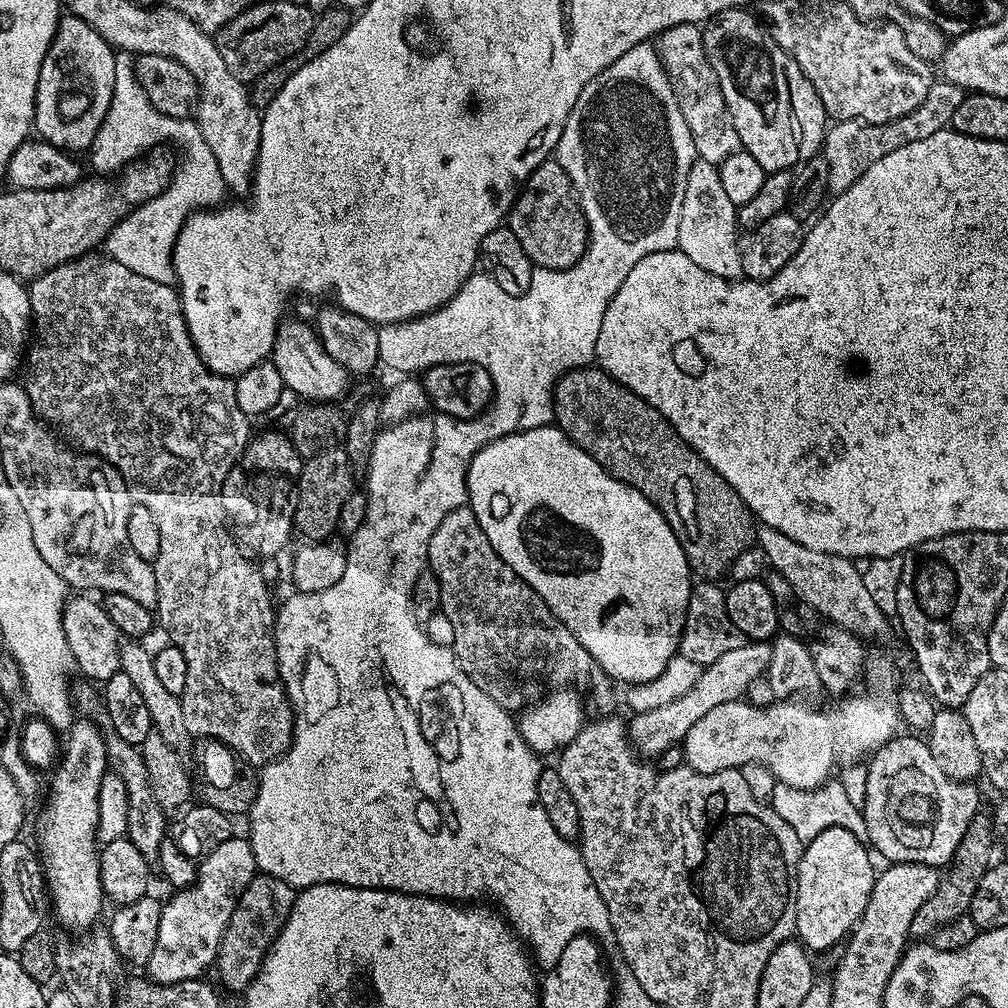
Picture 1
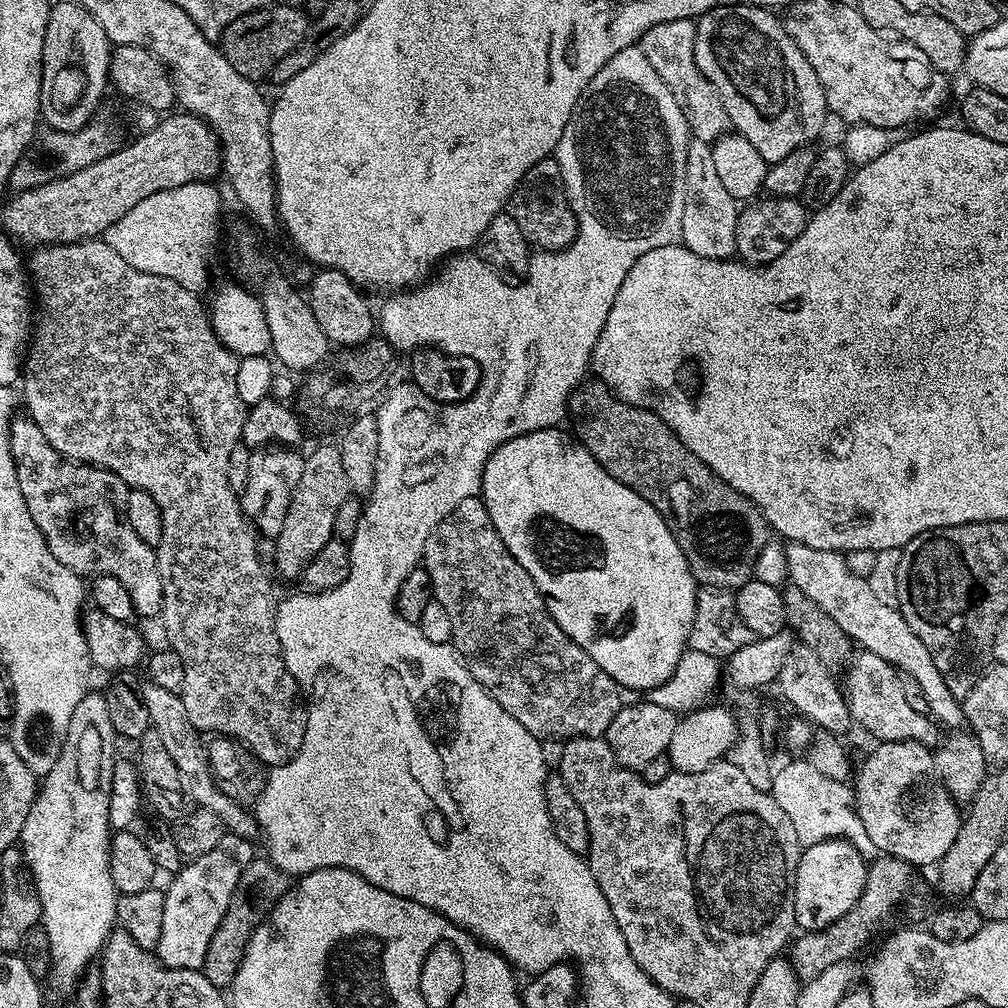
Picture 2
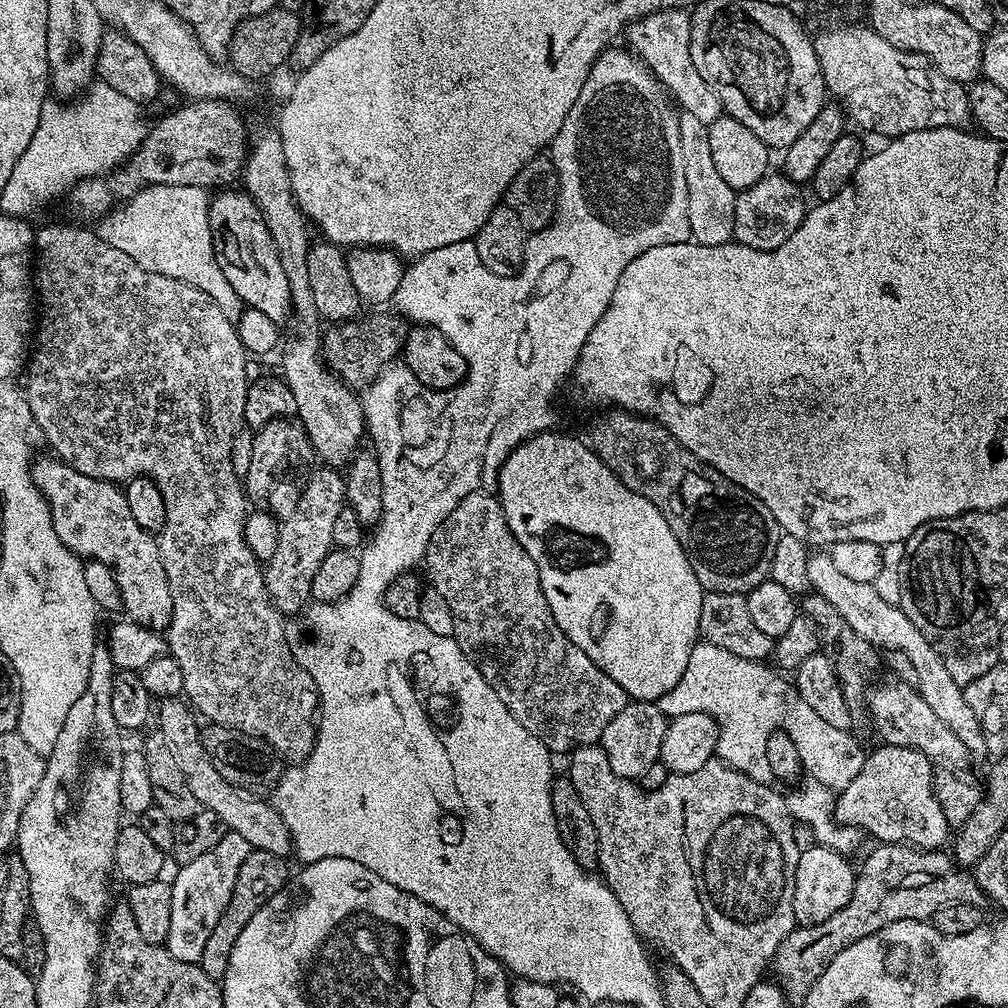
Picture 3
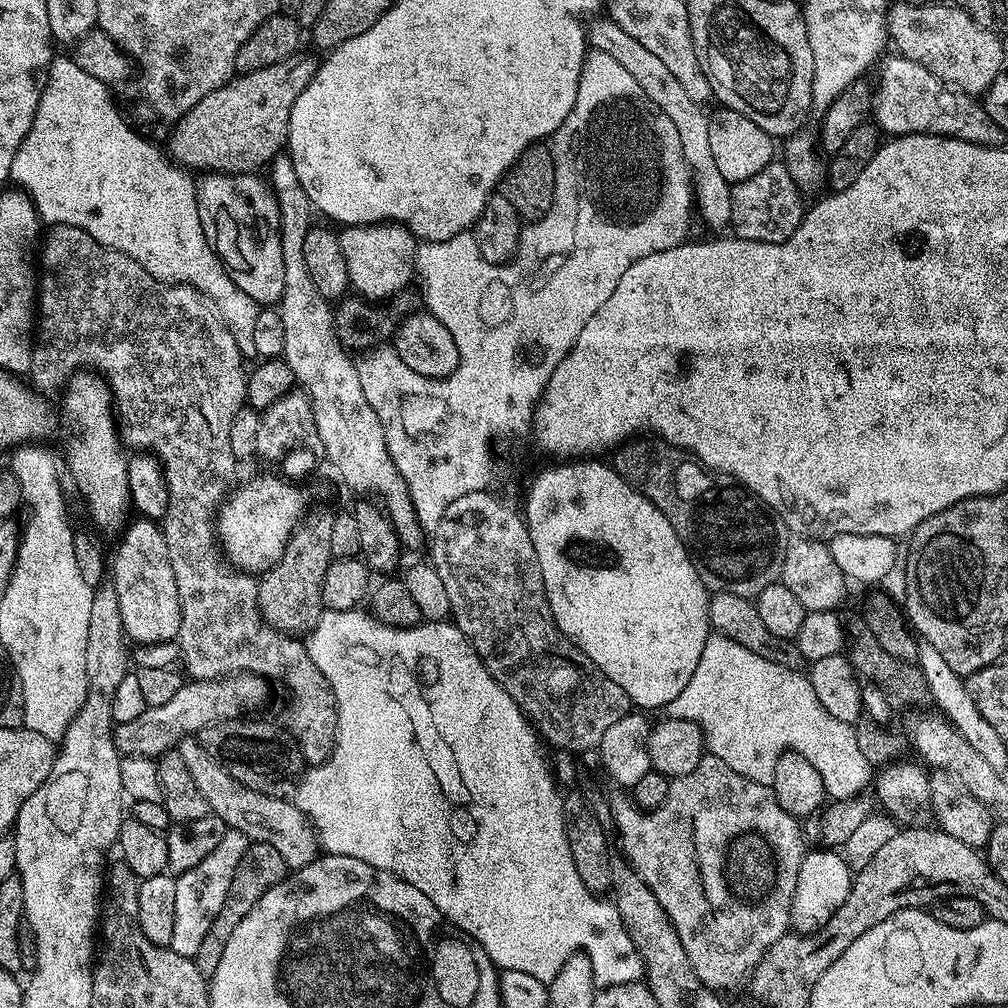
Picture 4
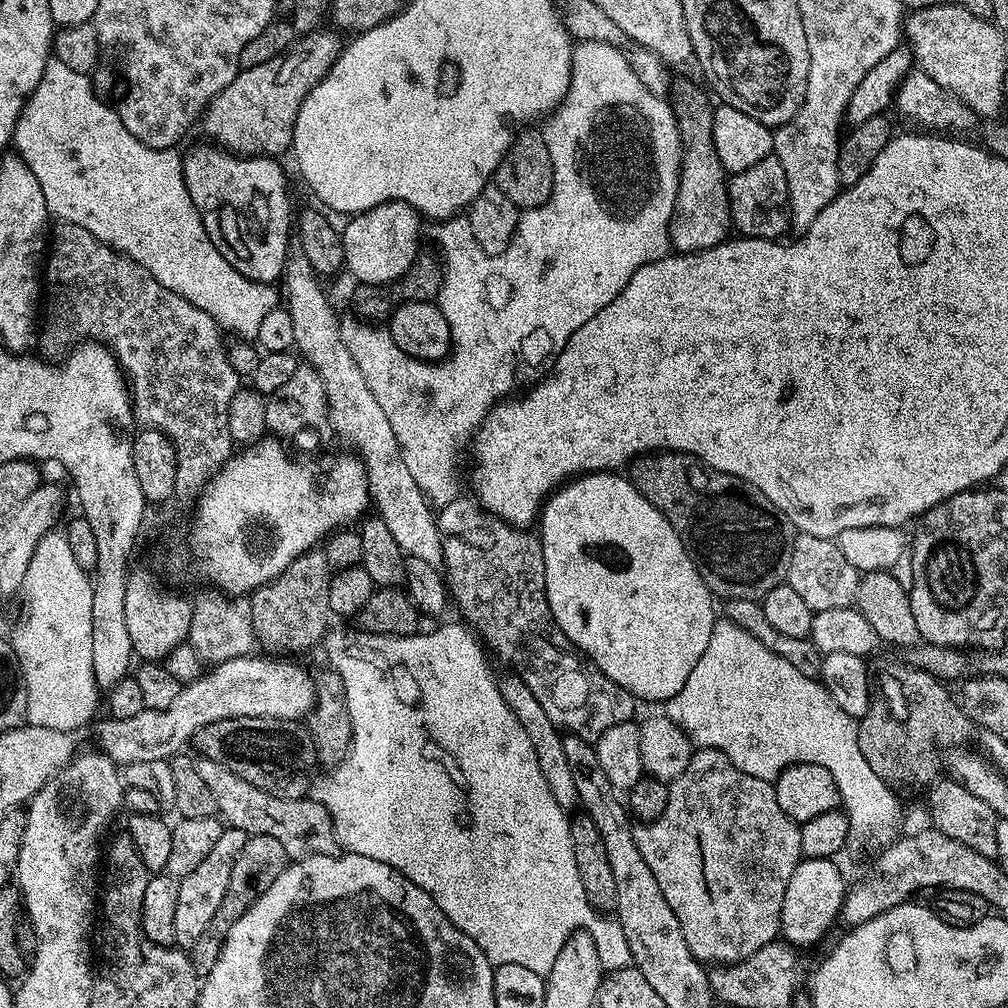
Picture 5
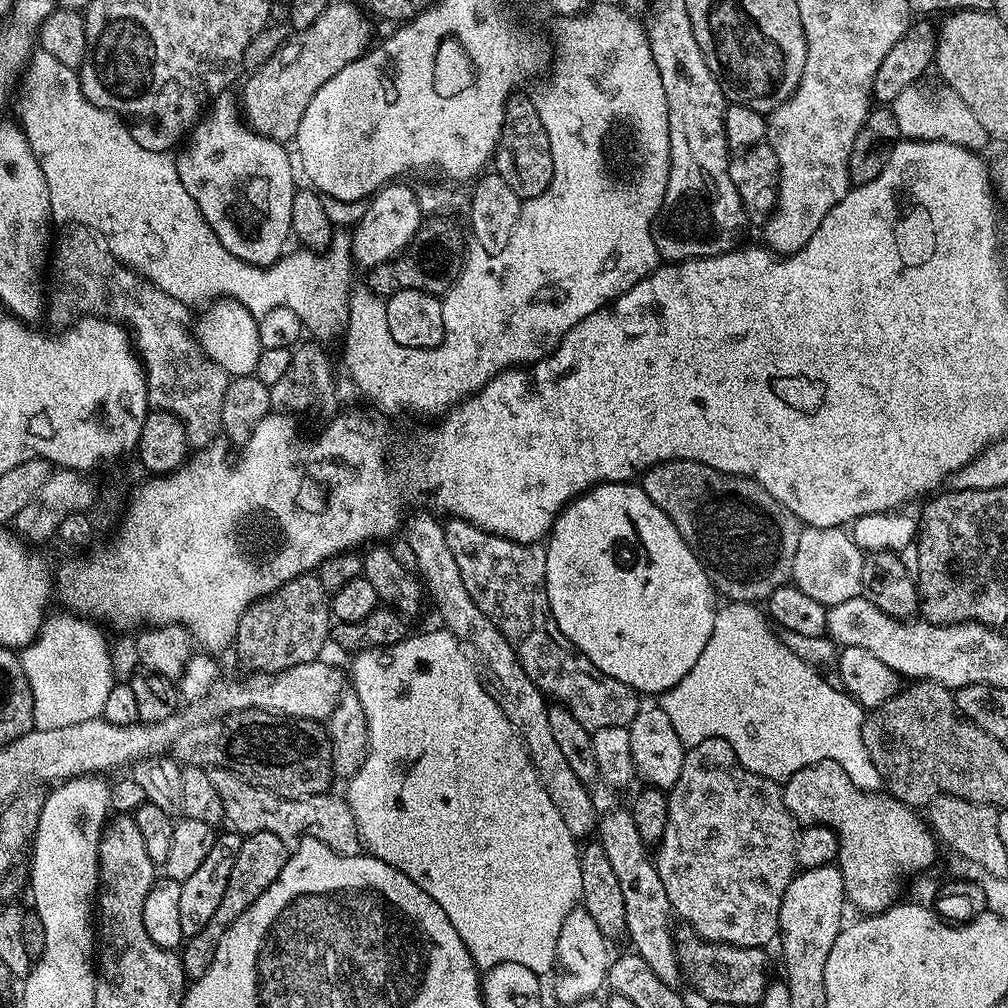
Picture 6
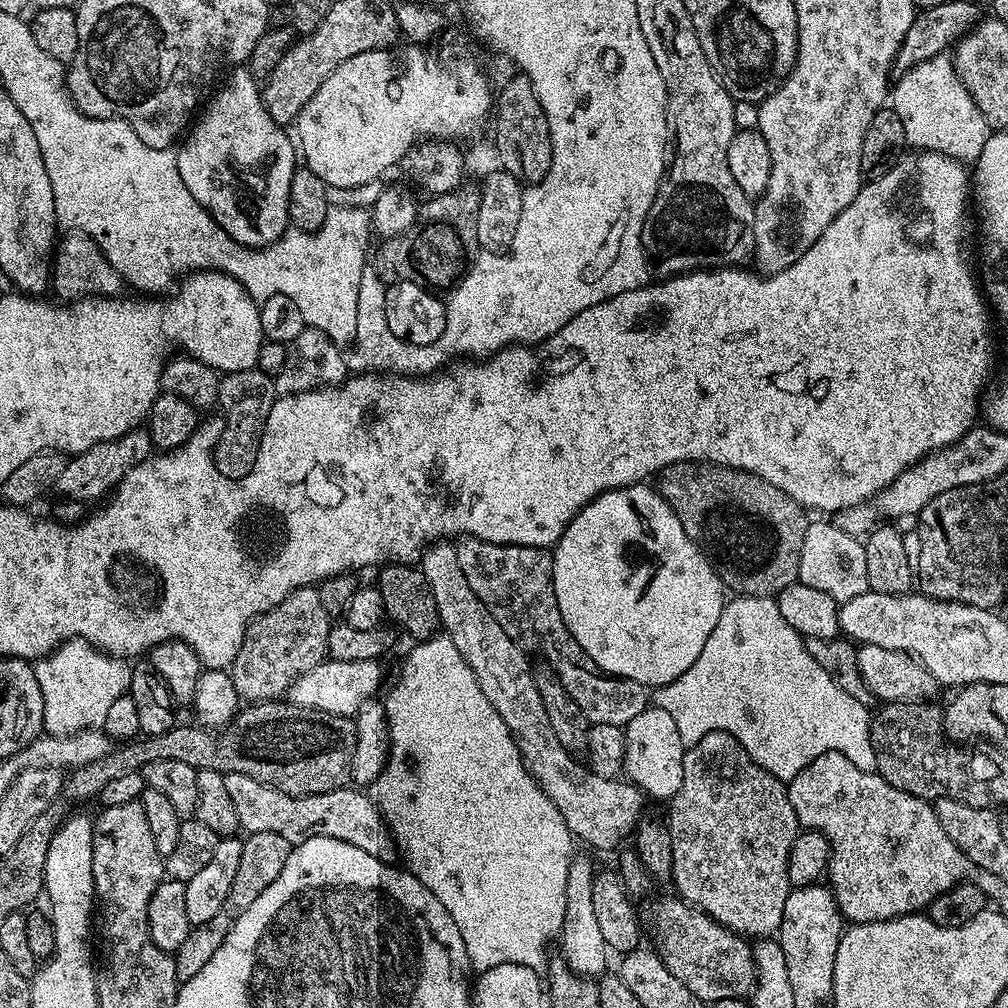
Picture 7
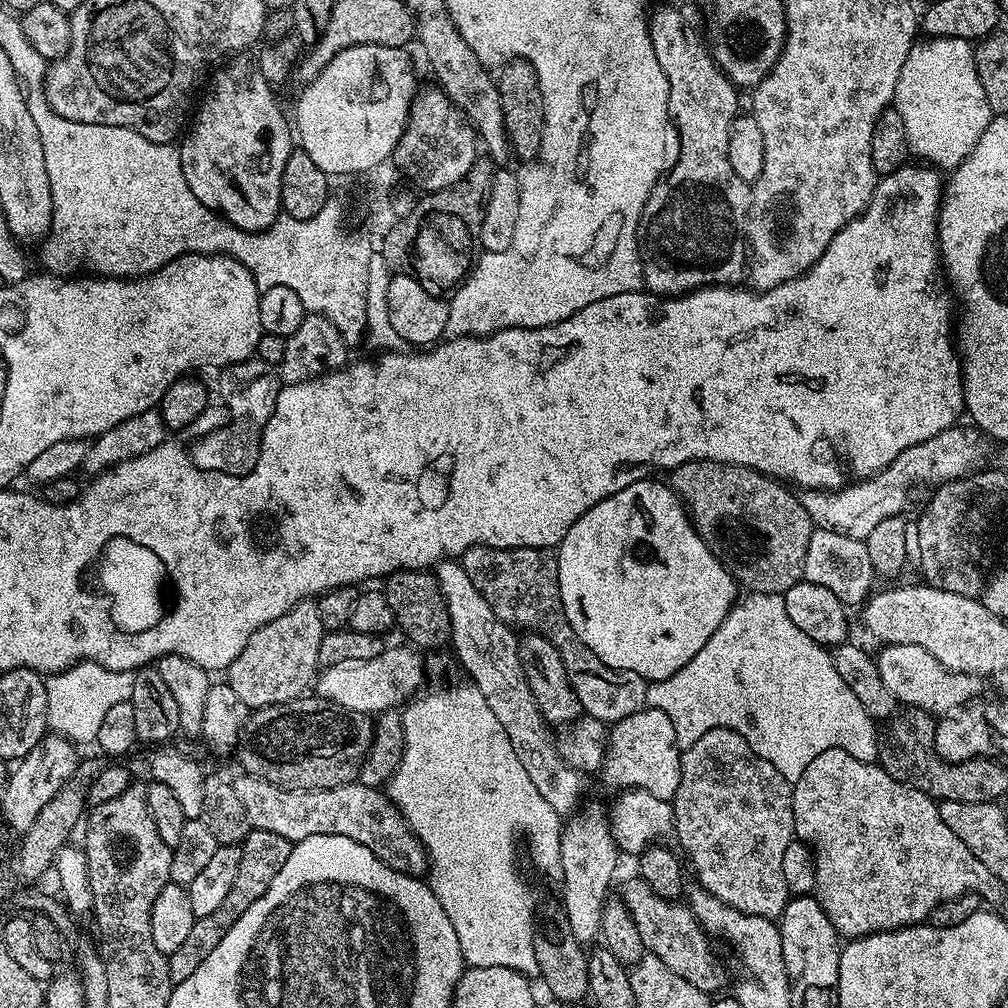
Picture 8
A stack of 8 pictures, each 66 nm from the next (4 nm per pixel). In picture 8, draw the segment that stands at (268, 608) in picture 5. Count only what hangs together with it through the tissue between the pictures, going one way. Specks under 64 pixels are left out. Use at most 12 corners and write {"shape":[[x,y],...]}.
{"shape":[[317,601],[250,634],[226,682],[250,710],[300,699],[321,667]]}

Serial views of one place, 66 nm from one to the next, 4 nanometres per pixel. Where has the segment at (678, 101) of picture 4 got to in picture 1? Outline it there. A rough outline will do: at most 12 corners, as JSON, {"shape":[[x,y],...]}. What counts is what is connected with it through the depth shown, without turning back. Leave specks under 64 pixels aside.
{"shape":[[719,167],[686,177],[676,248],[718,278],[744,276],[738,206]]}

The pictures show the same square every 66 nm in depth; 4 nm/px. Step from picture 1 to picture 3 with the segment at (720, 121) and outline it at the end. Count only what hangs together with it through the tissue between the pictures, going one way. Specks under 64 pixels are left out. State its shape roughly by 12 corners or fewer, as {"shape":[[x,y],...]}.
{"shape":[[685,9],[632,21],[631,51],[698,122],[722,115],[720,96],[690,58]]}

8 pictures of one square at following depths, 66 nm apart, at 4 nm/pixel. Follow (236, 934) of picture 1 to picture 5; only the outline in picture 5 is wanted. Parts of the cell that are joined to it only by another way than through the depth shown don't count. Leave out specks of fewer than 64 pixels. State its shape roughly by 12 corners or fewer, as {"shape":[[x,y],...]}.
{"shape":[[270,834],[249,835],[226,898],[190,950],[197,976],[214,970],[230,926],[288,868]]}

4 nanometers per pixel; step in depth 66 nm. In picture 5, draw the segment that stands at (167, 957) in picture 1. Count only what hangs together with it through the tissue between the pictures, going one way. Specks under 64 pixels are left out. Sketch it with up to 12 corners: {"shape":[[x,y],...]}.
{"shape":[[225,827],[209,856],[182,877],[175,947],[210,926],[249,833]]}

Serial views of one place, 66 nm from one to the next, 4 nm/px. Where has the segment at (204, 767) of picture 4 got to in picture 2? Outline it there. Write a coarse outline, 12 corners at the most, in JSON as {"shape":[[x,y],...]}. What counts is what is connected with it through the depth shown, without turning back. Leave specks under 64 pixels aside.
{"shape":[[140,686],[193,805],[233,836],[255,841],[258,821],[216,783],[201,733],[179,692]]}

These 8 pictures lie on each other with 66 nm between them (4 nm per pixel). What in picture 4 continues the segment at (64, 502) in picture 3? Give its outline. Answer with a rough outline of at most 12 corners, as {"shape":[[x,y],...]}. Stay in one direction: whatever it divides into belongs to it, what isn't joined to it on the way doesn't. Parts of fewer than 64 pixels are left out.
{"shape":[[136,518],[110,552],[124,635],[167,645],[180,603],[161,525]]}

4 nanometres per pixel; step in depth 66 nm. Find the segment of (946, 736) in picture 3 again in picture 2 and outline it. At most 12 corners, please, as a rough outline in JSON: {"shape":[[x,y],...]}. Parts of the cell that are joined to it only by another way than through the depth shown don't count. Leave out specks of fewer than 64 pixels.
{"shape":[[857,651],[842,676],[853,721],[880,742],[935,749],[941,725],[913,710],[900,672]]}

